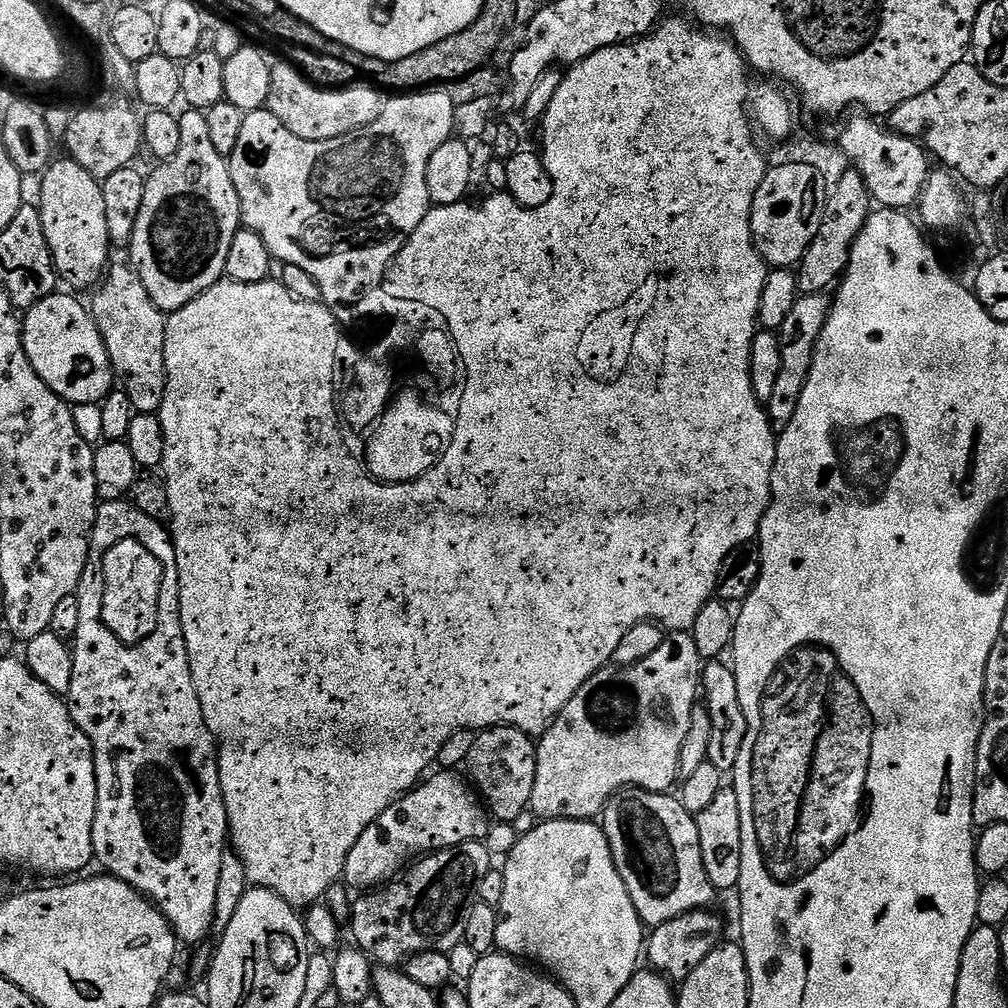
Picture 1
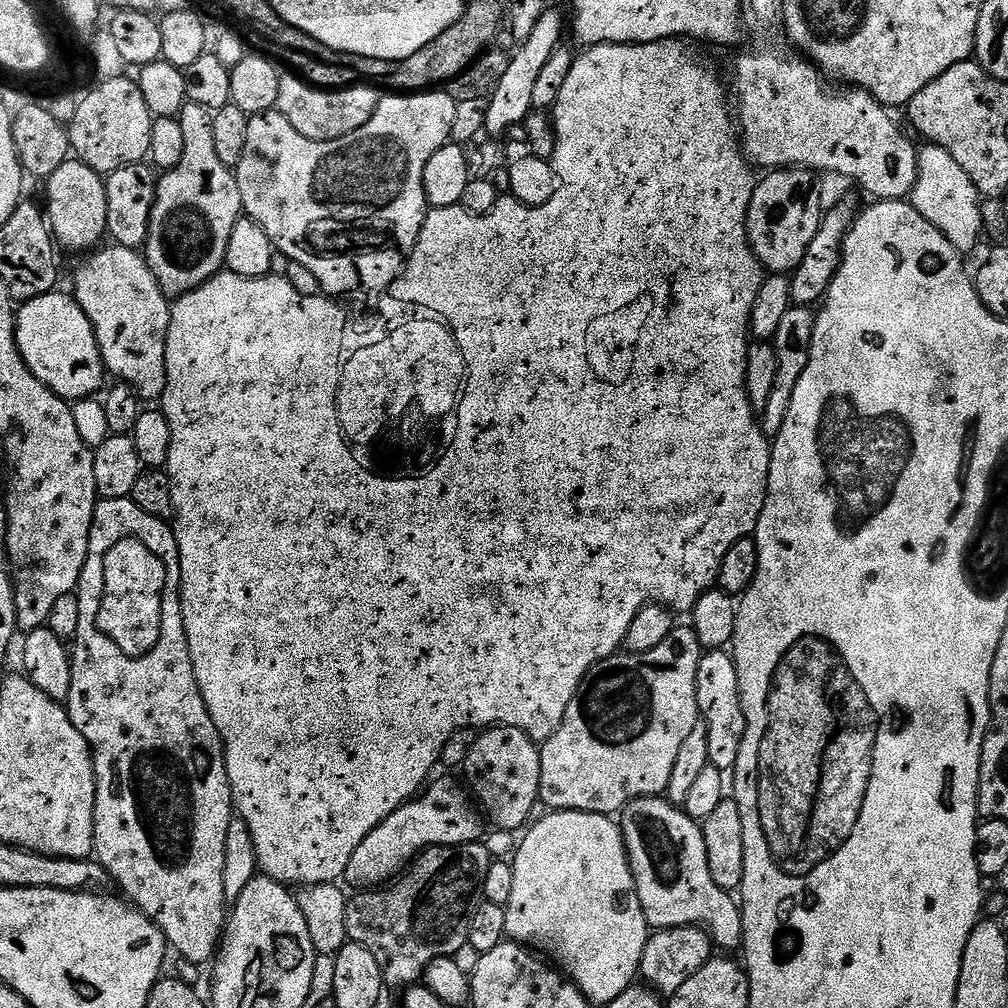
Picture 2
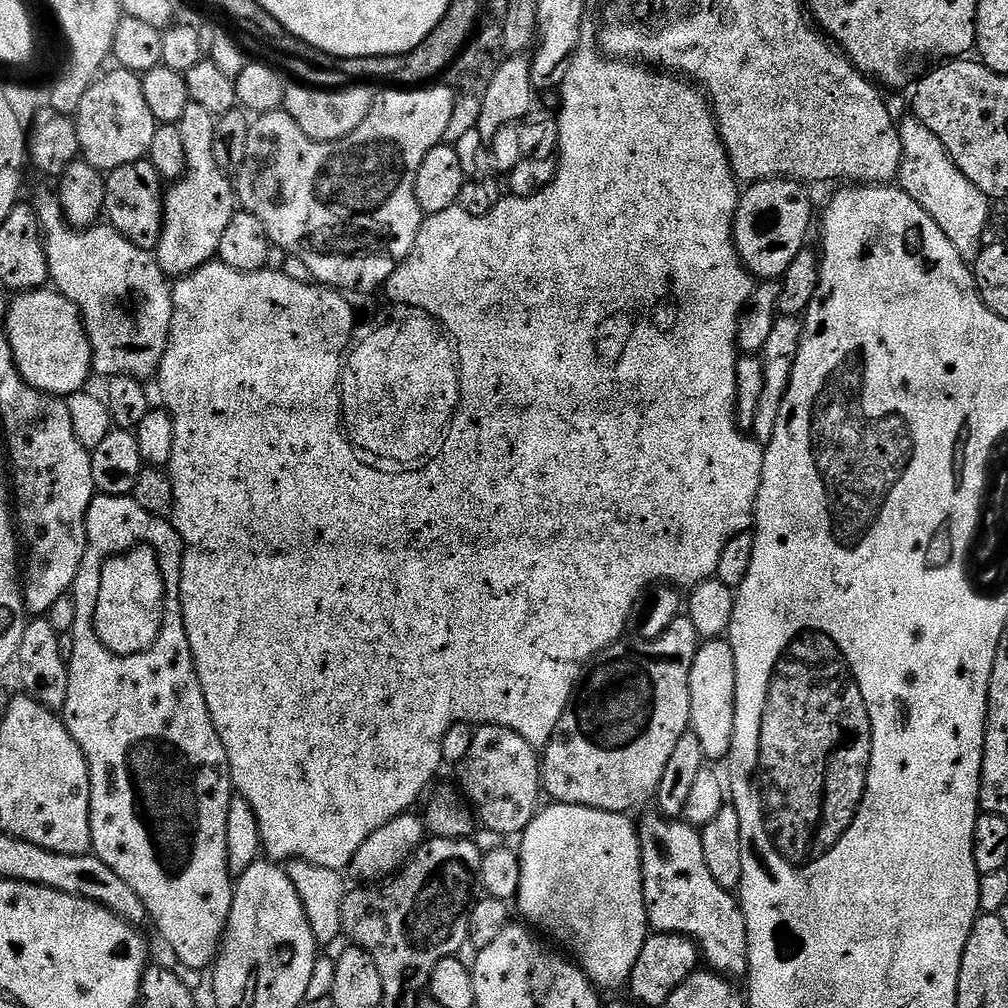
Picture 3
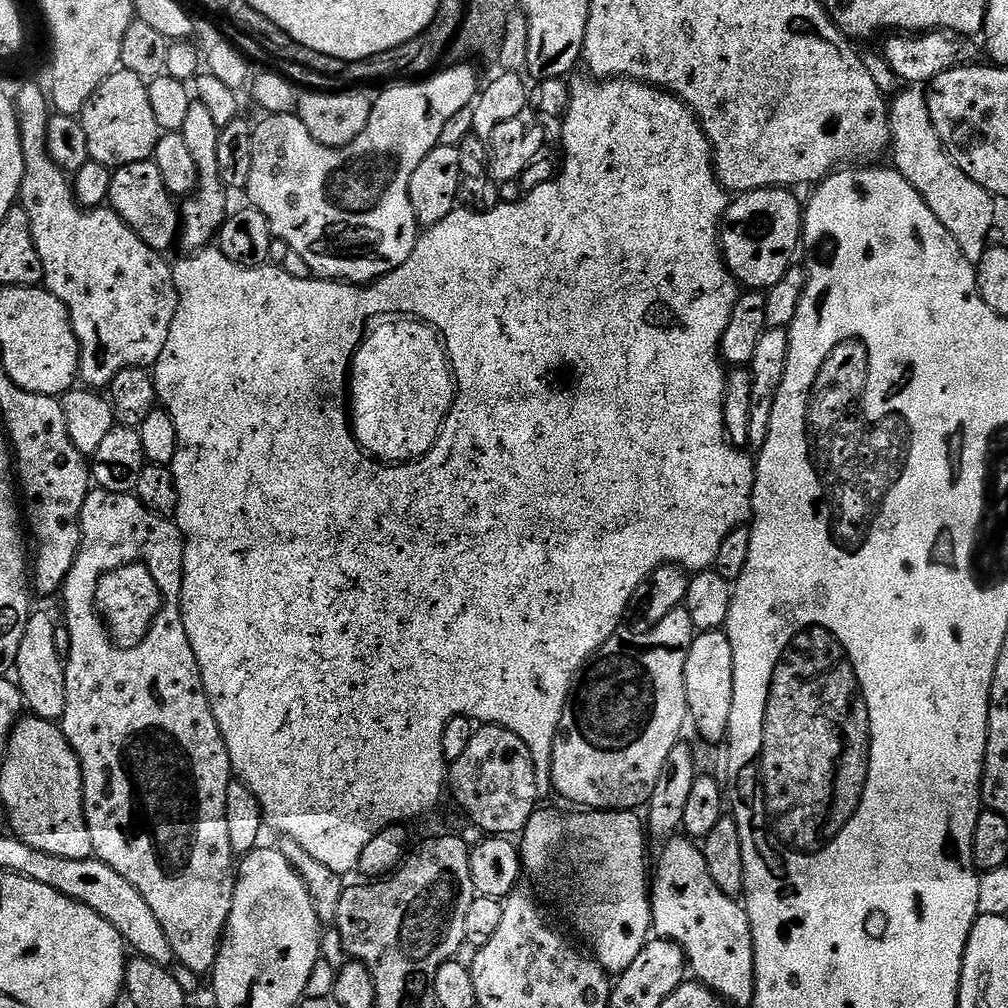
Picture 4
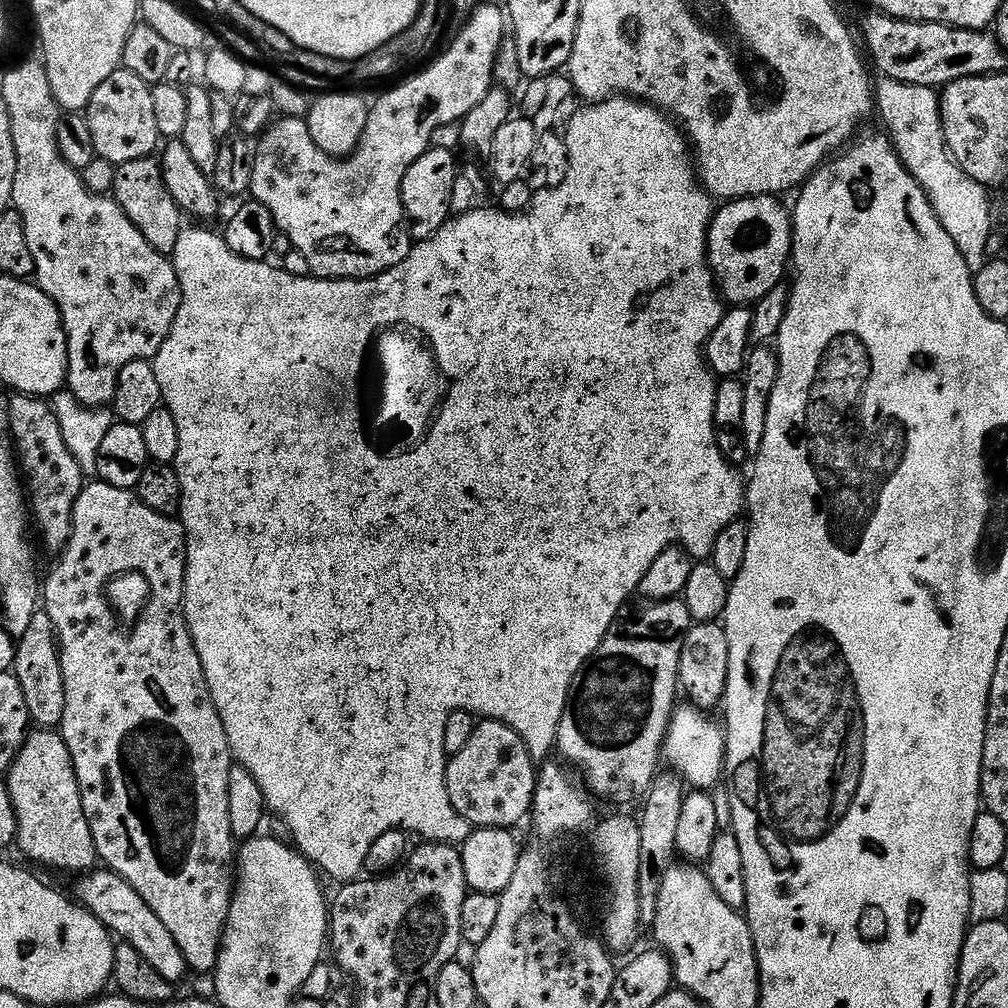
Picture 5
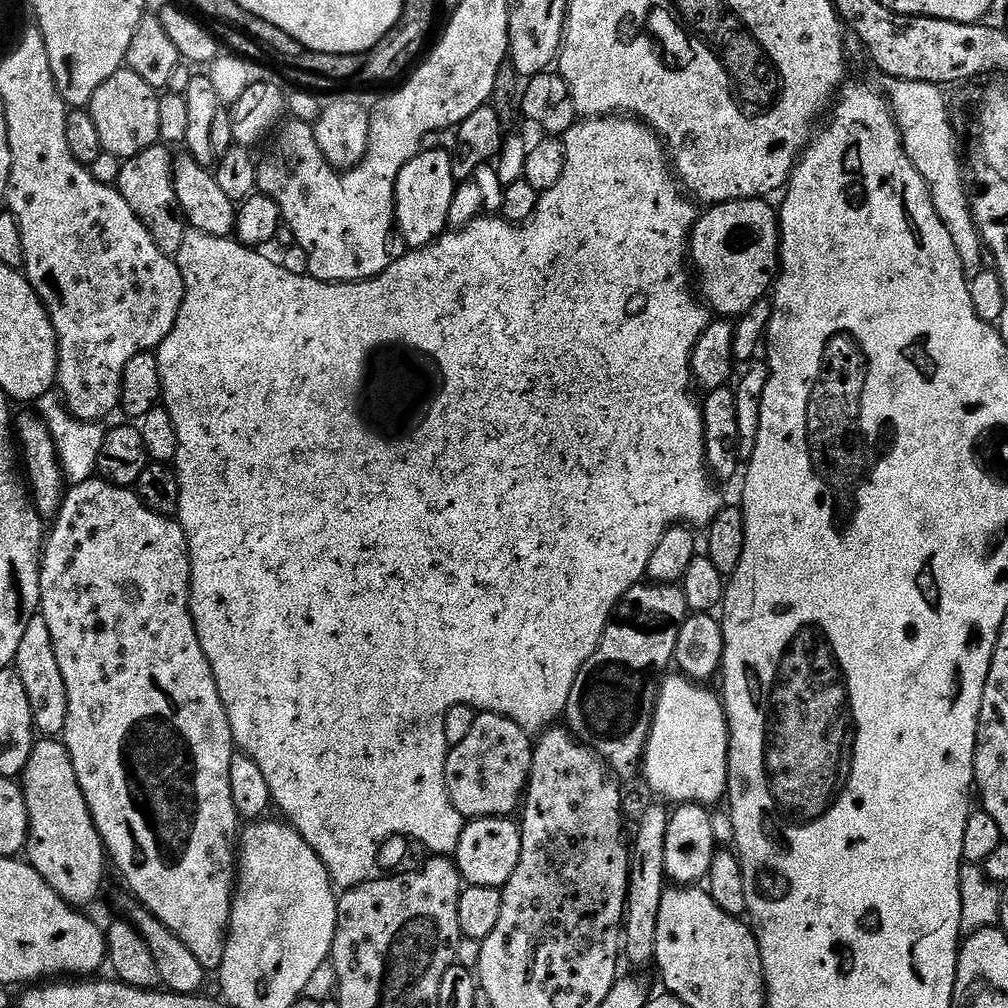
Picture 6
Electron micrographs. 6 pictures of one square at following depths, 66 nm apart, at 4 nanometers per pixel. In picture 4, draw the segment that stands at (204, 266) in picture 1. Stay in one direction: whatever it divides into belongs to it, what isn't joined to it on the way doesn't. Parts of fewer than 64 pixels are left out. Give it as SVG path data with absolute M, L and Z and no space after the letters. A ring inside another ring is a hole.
M194 102L186 114L186 126L184 127L184 137L186 146L194 158L194 166L198 166L198 185L199 194L185 199L182 204L182 223L180 225L179 239L184 240L188 250L203 250L217 239L220 228L224 221L230 215L228 200L224 196L216 196L219 192L225 191L224 183L220 181L218 174L218 138L220 137L220 128L214 126L214 117L210 110L202 106L199 102Z

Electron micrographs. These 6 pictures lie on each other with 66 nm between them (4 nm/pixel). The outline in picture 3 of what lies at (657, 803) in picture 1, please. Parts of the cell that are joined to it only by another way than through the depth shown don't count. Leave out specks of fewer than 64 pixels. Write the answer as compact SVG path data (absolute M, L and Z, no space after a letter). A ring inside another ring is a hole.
M659 814L639 821L640 854L644 875L644 905L648 911L648 923L656 932L673 932L689 936L699 948L703 963L711 971L725 978L748 975L748 935L746 918L740 909L740 901L729 889L718 886L706 866L706 854L702 854L700 833L693 825Z

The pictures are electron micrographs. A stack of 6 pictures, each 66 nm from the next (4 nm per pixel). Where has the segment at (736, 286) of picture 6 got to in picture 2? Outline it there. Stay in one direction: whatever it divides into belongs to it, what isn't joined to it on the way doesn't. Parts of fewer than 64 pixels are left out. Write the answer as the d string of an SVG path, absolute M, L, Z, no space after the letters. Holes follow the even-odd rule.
M798 167L772 170L765 176L768 177L757 183L754 194L750 198L748 217L746 218L748 244L769 273L791 274L802 262L802 254L806 254L810 242L814 242L814 234L818 234L818 226L822 219L820 188L816 185L818 176L815 171Z

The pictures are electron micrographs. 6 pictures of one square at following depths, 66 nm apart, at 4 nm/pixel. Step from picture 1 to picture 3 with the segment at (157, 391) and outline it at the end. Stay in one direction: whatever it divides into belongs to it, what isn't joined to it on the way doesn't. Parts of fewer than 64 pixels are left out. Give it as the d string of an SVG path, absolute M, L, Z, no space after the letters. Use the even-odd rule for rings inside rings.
M55 191L40 192L34 199L36 217L44 233L44 249L48 262L48 279L55 291L62 293L80 312L92 347L92 371L98 377L155 377L168 345L172 321L172 284L165 276L153 253L134 246L107 222L77 230L68 223Z

